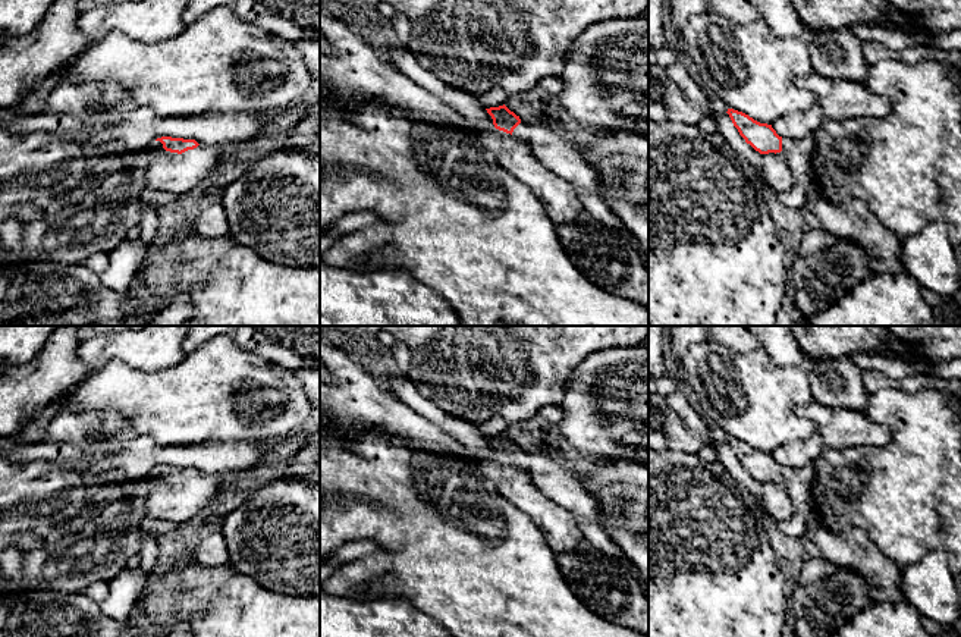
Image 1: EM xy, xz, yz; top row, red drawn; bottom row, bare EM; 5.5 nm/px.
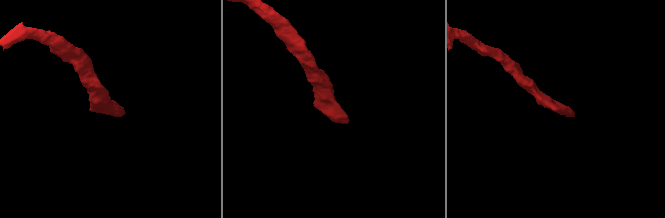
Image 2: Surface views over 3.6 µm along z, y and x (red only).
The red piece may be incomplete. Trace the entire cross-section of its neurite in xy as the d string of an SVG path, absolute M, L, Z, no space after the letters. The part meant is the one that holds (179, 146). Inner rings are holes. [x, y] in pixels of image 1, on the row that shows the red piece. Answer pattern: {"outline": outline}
{"outline": "M161 136L151 144L150 150L182 154L188 150L197 148L198 145L200 144L195 139Z"}

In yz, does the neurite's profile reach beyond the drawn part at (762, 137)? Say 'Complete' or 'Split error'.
Split error

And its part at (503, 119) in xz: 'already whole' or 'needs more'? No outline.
needs more

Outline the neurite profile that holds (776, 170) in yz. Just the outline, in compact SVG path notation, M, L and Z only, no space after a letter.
M783 153L763 154L761 172L775 192L783 192L795 186L794 173Z

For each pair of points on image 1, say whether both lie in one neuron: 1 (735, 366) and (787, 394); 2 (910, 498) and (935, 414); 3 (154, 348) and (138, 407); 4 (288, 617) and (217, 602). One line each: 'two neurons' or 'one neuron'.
1: one neuron
2: one neuron
3: two neurons
4: one neuron

